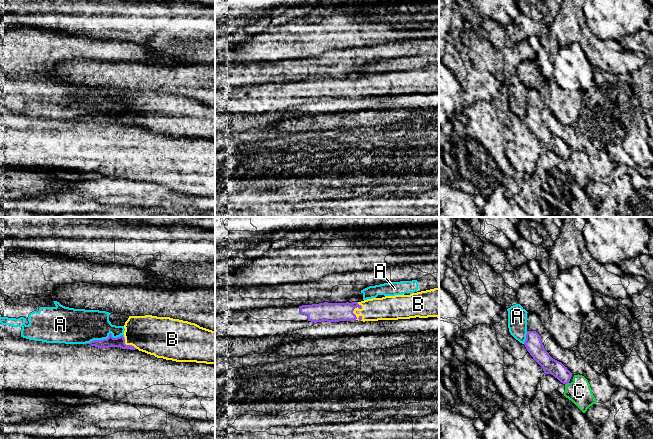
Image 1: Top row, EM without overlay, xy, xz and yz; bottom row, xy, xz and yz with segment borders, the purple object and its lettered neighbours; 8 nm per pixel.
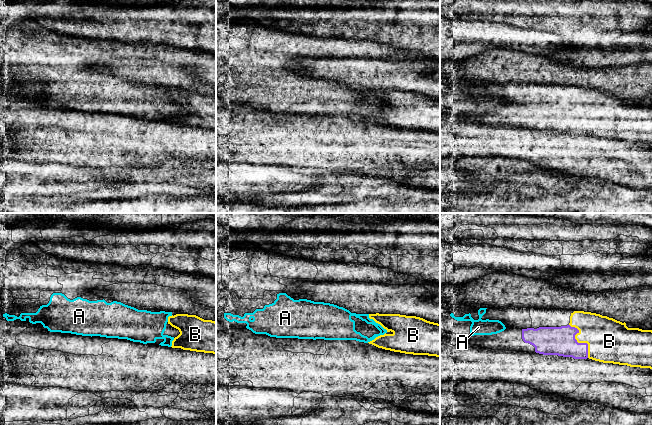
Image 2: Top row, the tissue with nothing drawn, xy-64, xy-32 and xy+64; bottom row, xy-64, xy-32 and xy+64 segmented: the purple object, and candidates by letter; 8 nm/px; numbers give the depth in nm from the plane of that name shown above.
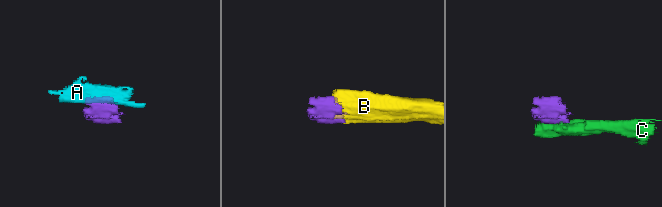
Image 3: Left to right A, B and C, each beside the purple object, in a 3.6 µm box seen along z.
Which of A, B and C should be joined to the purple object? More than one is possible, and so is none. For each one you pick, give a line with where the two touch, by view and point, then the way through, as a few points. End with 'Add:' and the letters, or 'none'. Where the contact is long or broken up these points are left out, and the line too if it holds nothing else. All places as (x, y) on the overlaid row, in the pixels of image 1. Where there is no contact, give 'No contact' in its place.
B: Touches purple at xz (354, 308)
Add: B

